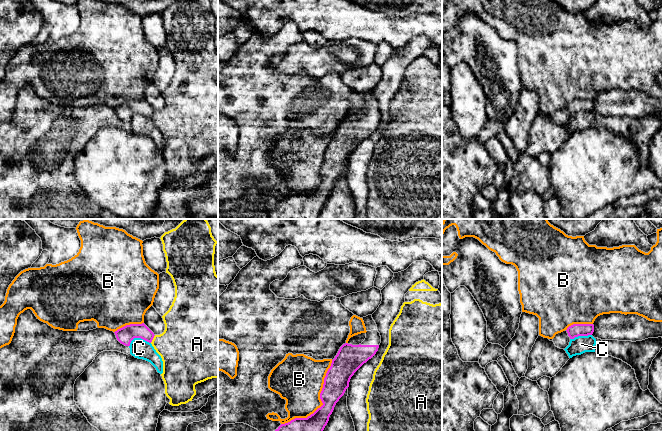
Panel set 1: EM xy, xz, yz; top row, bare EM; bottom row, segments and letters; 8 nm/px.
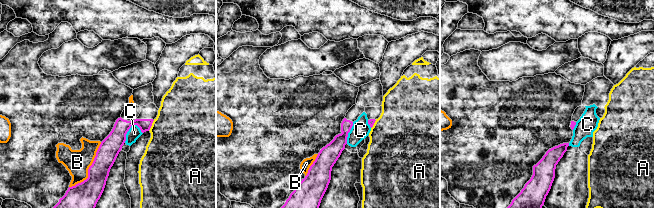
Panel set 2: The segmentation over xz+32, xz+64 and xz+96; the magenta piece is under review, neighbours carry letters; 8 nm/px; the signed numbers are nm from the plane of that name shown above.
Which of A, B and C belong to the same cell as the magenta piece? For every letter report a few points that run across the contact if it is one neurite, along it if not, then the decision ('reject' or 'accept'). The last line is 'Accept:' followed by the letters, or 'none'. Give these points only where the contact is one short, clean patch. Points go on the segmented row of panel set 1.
A: line xy (155, 335), (150, 342); reject
B: reject
C: line xy (150, 343), (140, 338), (134, 338), (129, 346); reject
Accept: none

